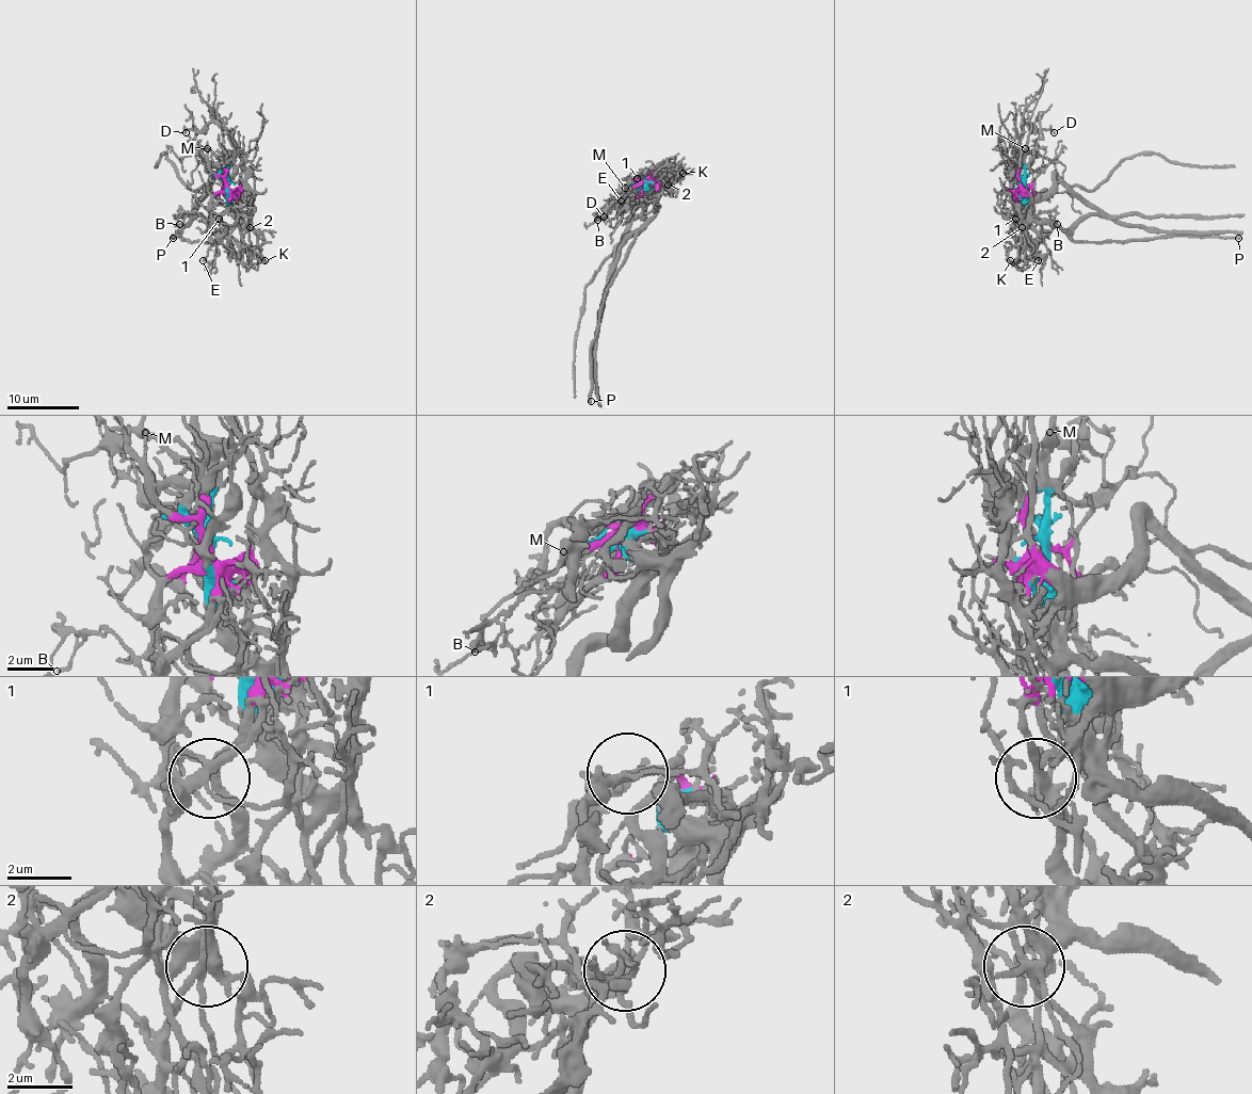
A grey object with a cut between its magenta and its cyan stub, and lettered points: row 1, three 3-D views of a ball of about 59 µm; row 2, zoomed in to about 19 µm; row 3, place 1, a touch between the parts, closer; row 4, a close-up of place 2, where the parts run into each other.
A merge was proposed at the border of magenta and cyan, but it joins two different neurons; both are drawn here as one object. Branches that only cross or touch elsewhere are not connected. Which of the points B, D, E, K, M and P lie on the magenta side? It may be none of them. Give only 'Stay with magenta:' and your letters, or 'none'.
Stay with magenta: B, D, E, M

